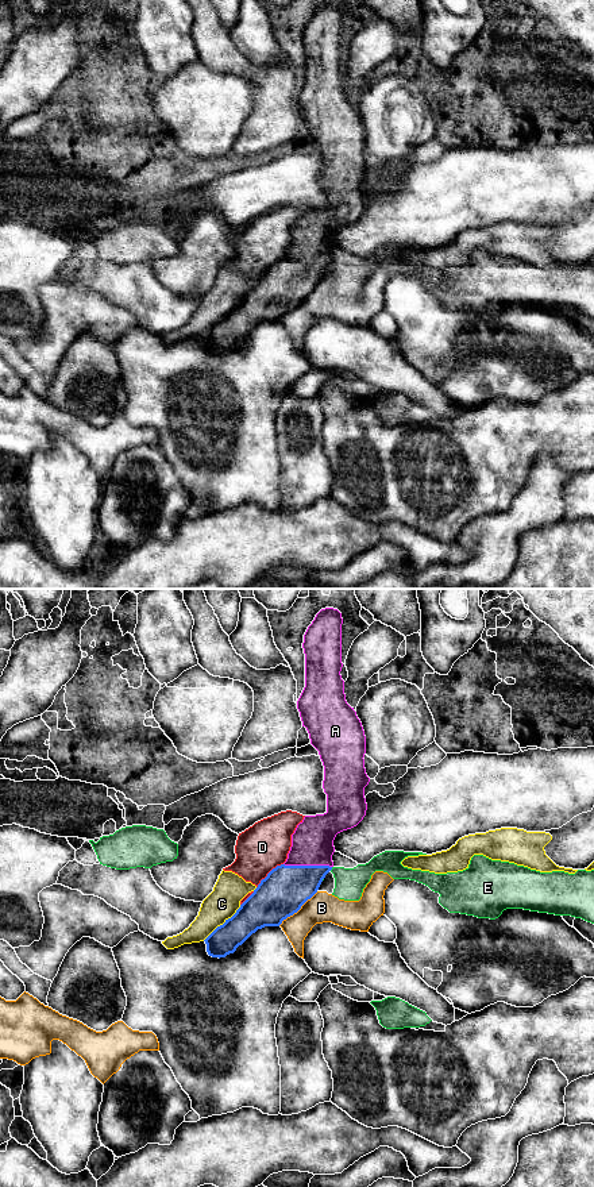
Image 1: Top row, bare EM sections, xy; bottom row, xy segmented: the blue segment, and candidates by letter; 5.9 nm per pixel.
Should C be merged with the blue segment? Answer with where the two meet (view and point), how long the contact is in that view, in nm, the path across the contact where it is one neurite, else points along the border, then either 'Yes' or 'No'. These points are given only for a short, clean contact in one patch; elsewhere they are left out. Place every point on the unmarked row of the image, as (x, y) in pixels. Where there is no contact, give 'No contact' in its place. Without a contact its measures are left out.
Touches blue at xy (223, 319). Shared border 320 nm. No

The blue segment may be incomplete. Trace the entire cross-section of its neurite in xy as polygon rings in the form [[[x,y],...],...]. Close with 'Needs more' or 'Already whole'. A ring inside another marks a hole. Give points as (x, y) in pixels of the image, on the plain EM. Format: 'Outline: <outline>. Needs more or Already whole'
Outline: [[[333,3],[321,4],[304,30],[305,82],[297,104],[306,123],[310,139],[319,146],[324,161],[323,184],[327,189],[324,209],[305,211],[292,230],[292,242],[284,259],[273,263],[236,308],[217,321],[204,336],[212,352],[234,348],[252,328],[265,321],[279,321],[297,308],[319,285],[332,265],[333,235],[338,228],[356,221],[366,211],[364,182],[370,173],[364,163],[366,131],[354,103],[346,96],[342,58],[342,8]]]. Needs more

